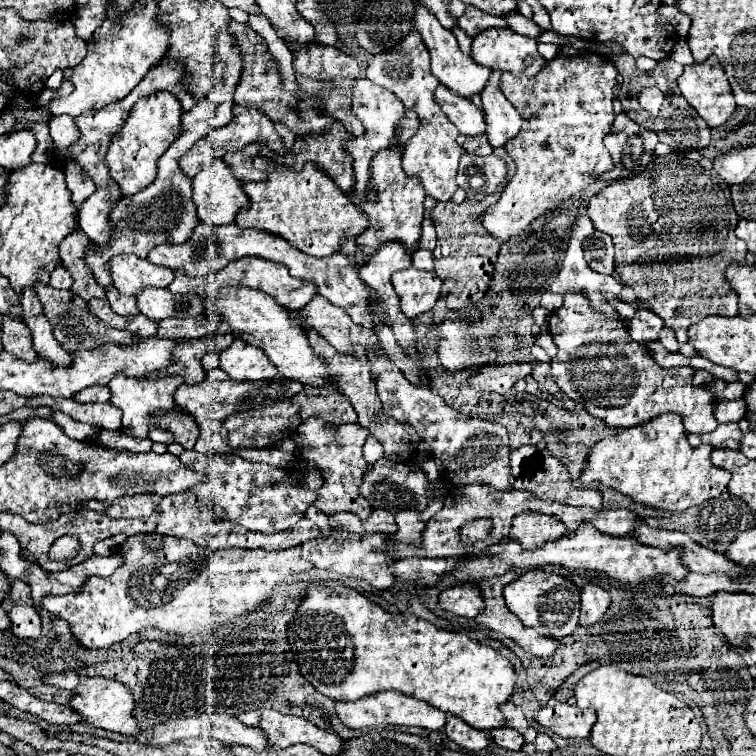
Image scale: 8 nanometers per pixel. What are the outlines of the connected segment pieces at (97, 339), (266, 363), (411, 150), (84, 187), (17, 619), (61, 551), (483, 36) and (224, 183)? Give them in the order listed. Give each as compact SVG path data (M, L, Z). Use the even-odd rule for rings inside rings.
M35 284L33 290L35 290L39 302L43 304L43 314L47 316L49 324L53 326L55 340L71 354L75 354L77 350L99 348L99 346L109 344L109 342L115 342L115 344L121 344L121 346L131 346L131 344L135 344L135 340L141 340L127 330L115 330L109 324L103 324L103 320L95 318L95 314L89 310L87 302L81 300L79 296L71 294L69 290L55 290L47 284Z
M233 340L233 344L221 352L221 368L233 380L271 380L277 376L275 364L251 344Z
M413 30L411 34L407 34L407 40L403 40L403 44L399 44L399 48L395 48L395 50L391 48L391 52L373 56L369 62L369 68L367 68L367 78L371 82L391 90L405 104L405 108L413 110L421 120L417 134L405 144L405 150L403 150L405 174L419 176L425 192L429 196L433 196L435 200L451 200L453 192L457 190L455 176L457 176L459 158L463 154L463 148L457 144L459 130L451 124L451 120L447 120L447 116L443 114L443 110L439 108L439 104L433 98L433 92L439 86L439 82L435 80L435 76L429 70L429 52L421 40L421 34L417 30Z
M75 162L67 164L65 178L67 178L67 188L71 190L71 200L75 206L95 190L95 184L89 178L85 178L83 172L79 172L79 166Z
M17 606L9 610L11 630L17 638L39 638L41 634L41 618L33 606Z
M63 536L63 538L59 538L59 542L55 542L49 548L49 556L51 556L51 560L65 562L65 560L71 560L77 554L77 548L79 548L77 540L73 540L71 536Z
M487 28L473 38L471 58L491 70L535 76L545 58L537 52L537 42L509 28Z
M221 158L203 164L191 178L191 186L197 216L207 224L231 224L239 208L247 206L241 182L231 174Z

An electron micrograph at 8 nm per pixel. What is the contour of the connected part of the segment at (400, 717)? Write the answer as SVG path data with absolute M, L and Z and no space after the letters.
M385 690L385 692L371 694L371 696L365 696L361 700L355 700L355 702L337 704L335 712L337 712L339 720L347 728L353 728L353 730L369 728L369 726L389 726L389 724L395 724L395 726L419 726L419 728L427 728L427 730L441 730L443 724L447 722L445 712L437 710L435 706L431 706L431 704L427 704L423 700L405 696L405 694L395 692L395 690Z

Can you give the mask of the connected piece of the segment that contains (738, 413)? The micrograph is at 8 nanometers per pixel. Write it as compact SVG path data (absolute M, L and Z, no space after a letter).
M721 400L715 406L717 422L737 422L745 416L745 402L743 400Z

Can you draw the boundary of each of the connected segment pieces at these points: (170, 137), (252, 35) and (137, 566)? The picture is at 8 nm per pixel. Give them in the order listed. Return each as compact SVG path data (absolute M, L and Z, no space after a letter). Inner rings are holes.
M153 92L145 98L141 98L131 110L123 124L123 128L113 134L107 154L105 154L105 168L109 170L109 176L117 182L123 196L131 196L139 190L143 190L151 180L155 178L155 168L159 156L181 136L183 132L183 118L185 110L179 106L179 100L167 92Z
M231 22L231 34L239 40L239 48L243 48L243 76L235 92L235 104L261 110L271 122L285 124L291 132L295 132L295 136L307 136L329 130L335 118L321 108L321 96L307 94L301 84L297 84L295 90L285 90L279 74L279 64L269 52L267 42L261 34L257 34L249 24L239 22Z
M133 534L123 542L117 554L123 556L123 564L109 578L91 576L73 594L43 596L43 608L69 620L71 630L87 648L113 646L145 628L195 638L205 630L213 632L221 628L223 622L235 616L247 616L253 562L261 562L265 552L225 548L217 560L213 550L179 536ZM145 536L161 538L161 548L155 552L145 550Z

